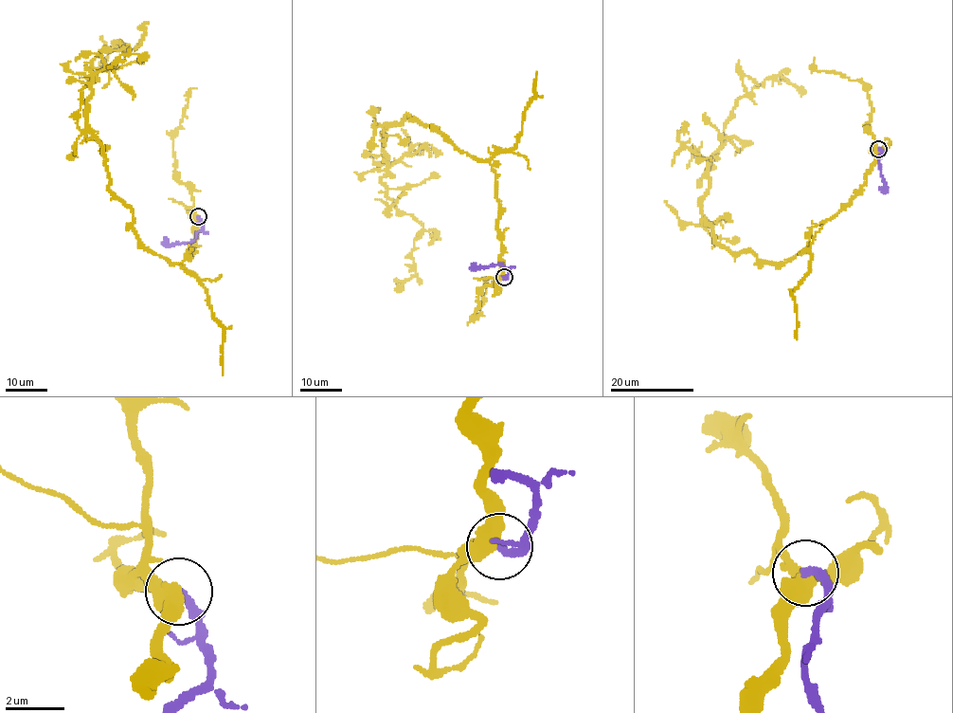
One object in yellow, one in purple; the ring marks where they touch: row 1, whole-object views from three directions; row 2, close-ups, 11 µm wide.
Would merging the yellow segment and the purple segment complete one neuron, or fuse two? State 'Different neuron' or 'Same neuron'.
Different neuron

